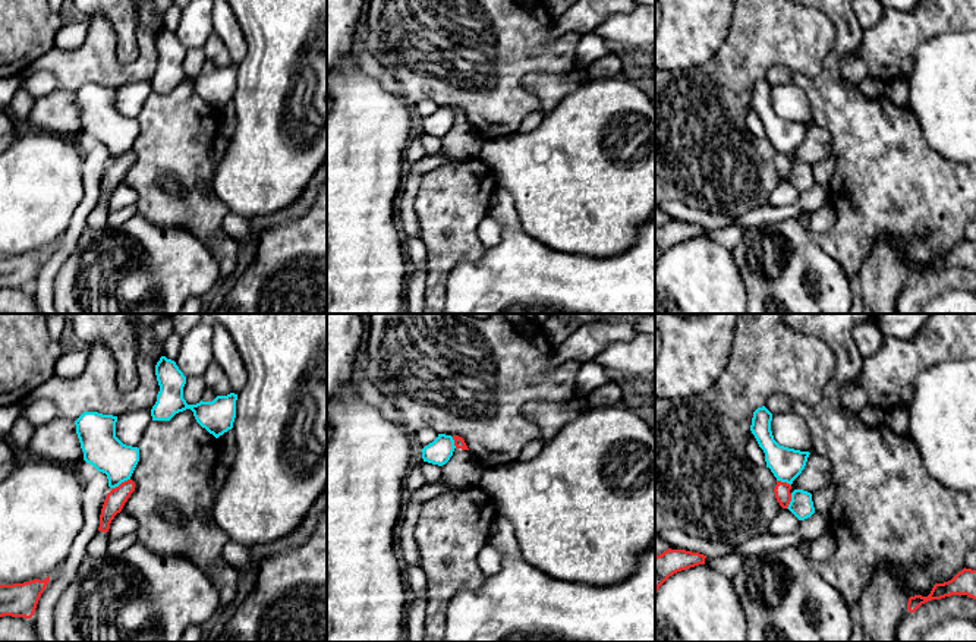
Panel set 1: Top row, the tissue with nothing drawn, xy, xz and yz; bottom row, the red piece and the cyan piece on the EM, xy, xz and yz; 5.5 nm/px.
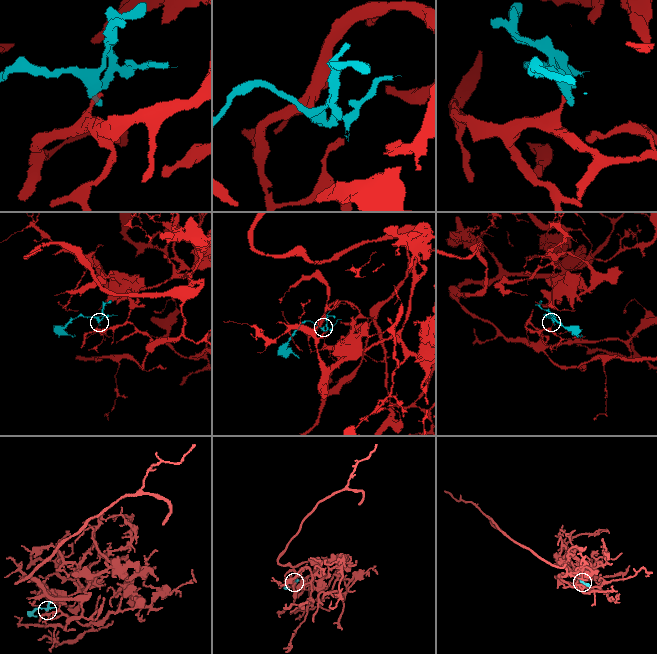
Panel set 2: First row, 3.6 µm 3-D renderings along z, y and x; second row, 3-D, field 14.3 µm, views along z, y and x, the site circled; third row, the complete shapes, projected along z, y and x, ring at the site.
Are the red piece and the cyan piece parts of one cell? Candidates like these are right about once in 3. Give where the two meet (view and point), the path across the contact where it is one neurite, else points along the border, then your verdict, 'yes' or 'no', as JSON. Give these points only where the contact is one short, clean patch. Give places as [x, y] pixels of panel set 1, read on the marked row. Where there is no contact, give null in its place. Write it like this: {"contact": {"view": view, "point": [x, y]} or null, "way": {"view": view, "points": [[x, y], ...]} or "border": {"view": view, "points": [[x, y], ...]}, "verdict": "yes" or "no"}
{"contact": {"view": "xy", "point": [122, 482]}, "border": {"view": "xy", "points": [[129, 478], [113, 488]]}, "verdict": "no"}

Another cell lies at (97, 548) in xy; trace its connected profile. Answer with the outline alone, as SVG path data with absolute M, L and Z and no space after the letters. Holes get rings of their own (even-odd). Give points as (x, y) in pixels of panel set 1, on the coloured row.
M98 531L86 547L86 556L91 556L98 561L108 558L108 541L108 532Z

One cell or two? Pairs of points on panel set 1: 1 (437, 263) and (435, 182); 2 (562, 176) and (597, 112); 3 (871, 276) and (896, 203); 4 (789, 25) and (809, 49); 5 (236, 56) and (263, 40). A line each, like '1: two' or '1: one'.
1: one
2: one
3: two
4: one
5: two

